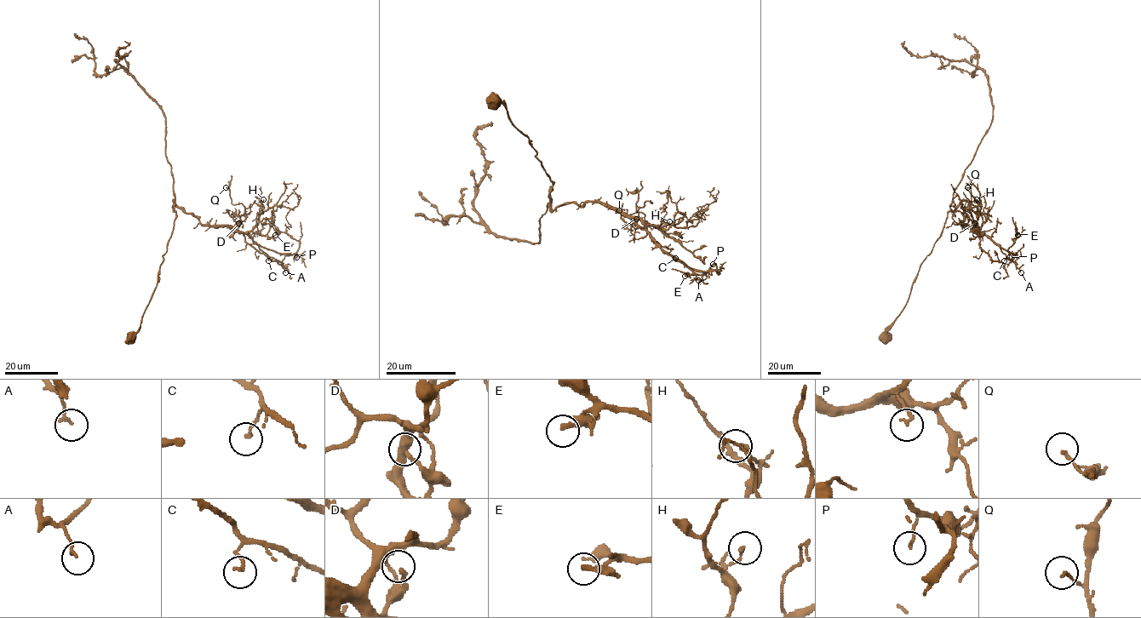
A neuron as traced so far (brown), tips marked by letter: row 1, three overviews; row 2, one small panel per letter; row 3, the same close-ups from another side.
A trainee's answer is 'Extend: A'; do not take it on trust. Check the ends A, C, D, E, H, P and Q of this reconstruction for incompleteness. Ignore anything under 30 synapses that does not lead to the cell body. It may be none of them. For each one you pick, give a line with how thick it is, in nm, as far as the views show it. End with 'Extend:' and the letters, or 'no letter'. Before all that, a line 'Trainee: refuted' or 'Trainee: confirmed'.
Trainee: refuted
Extend: no letter

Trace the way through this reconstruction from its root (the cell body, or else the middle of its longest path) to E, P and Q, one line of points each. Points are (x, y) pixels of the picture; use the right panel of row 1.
E: (885, 336), (947, 214), (963, 200), (968, 204), (962, 226), (971, 226), (1013, 255), (1008, 248), (1017, 235)
P: (885, 336), (947, 214), (963, 200), (968, 204), (962, 225), (971, 226), (1014, 254), (1009, 257)
Q: (885, 336), (947, 214), (966, 200), (962, 225), (972, 226), (977, 220), (967, 187)

